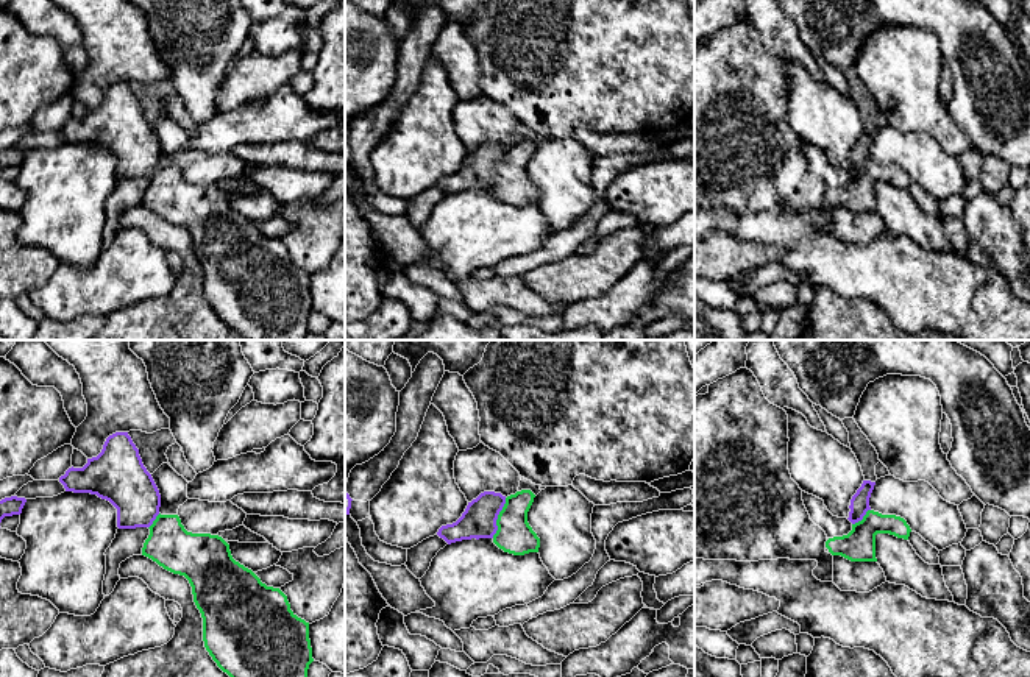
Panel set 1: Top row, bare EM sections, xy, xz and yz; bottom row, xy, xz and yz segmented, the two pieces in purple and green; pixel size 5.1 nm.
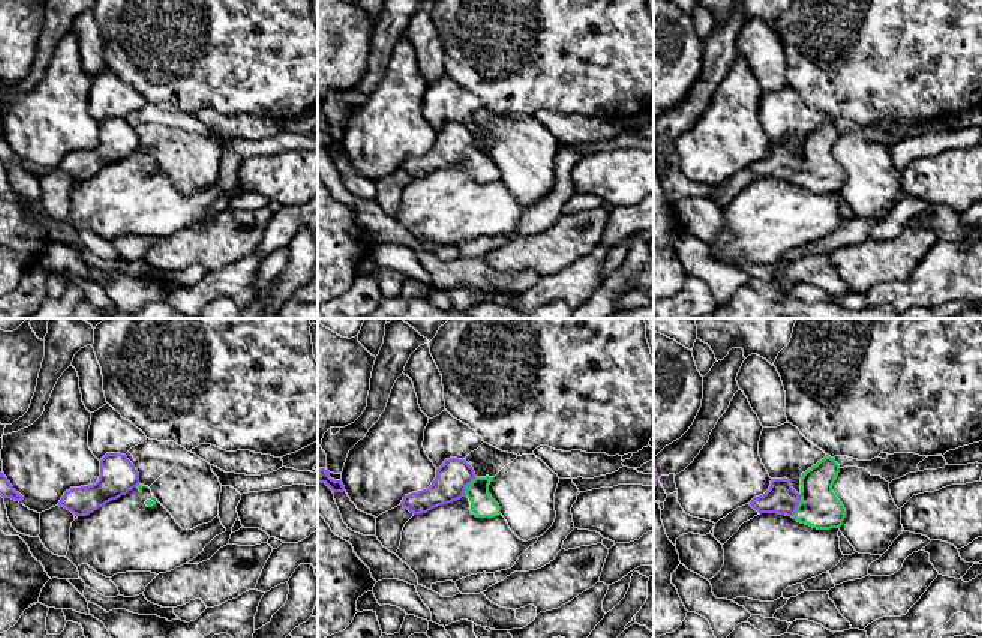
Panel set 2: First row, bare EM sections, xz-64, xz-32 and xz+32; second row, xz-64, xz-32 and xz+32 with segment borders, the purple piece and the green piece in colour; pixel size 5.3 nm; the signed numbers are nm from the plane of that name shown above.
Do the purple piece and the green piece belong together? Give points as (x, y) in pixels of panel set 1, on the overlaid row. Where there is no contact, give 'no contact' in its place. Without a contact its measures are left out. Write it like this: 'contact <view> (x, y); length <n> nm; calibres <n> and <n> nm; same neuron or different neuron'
contact xz (497, 518); length 220 nm; calibres 180 and 190 nm; same neuron

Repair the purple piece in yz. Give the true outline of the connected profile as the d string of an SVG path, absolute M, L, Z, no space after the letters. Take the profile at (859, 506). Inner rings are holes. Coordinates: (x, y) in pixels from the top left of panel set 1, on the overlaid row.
M863 480L861 487L851 499L849 521L852 530L843 537L833 537L826 541L832 555L841 555L851 562L877 562L876 535L890 533L908 540L910 526L896 515L882 515L869 507L869 498L876 482Z

